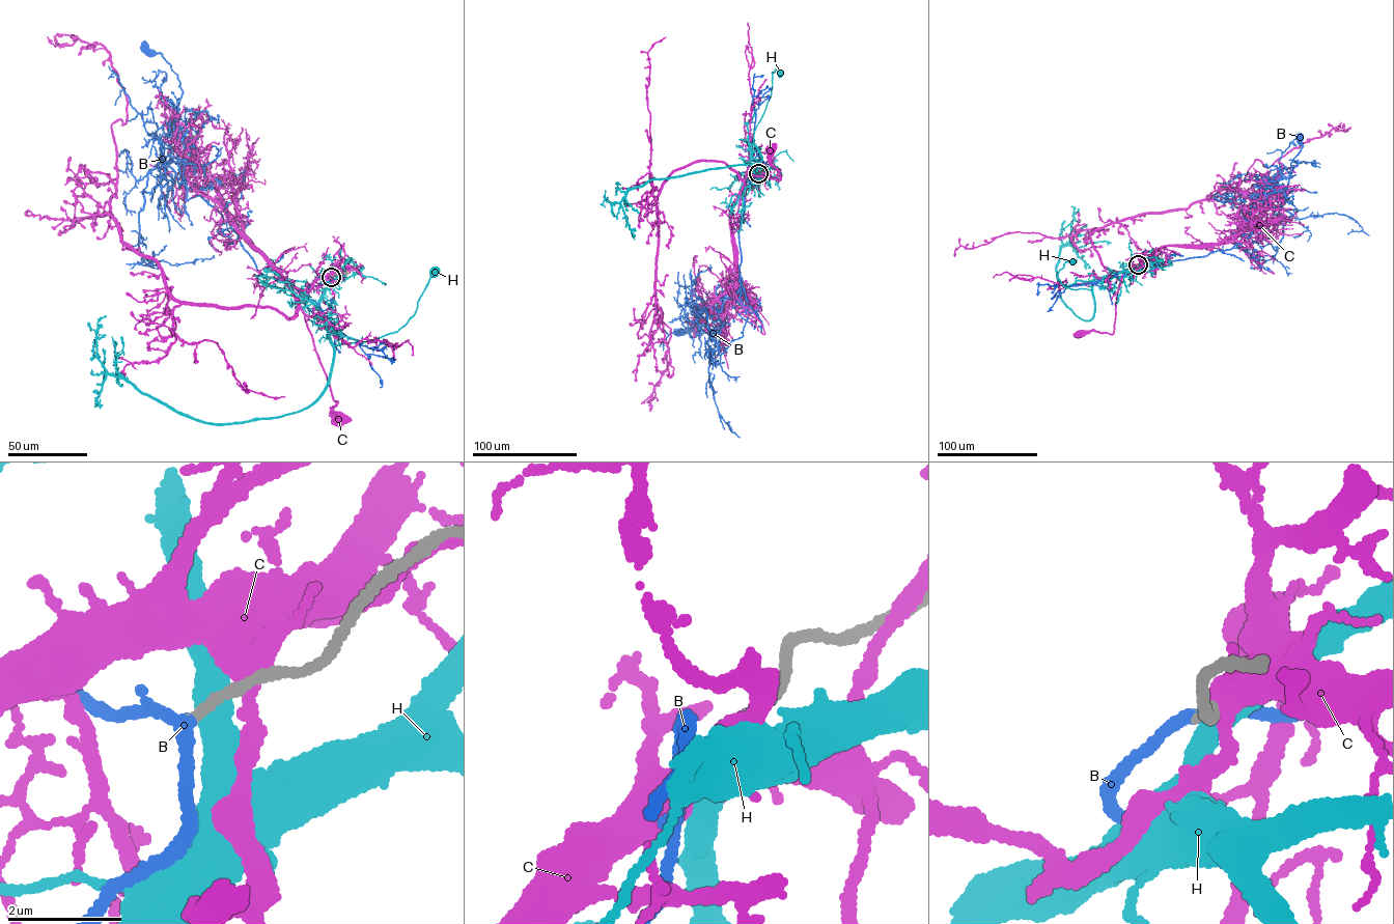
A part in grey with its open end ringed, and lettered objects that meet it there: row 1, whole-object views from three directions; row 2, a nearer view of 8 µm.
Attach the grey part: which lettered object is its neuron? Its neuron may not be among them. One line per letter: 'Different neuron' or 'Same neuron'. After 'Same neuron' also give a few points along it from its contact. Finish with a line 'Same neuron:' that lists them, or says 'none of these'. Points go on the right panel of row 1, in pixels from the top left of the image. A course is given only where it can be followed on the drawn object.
B: Same neuron. Its course: (1138, 264), (1232, 248), (1245, 227), (1253, 225), (1252, 200), (1285, 190), (1303, 146), (1298, 137)
C: Different neuron
H: Different neuron
Same neuron: B

